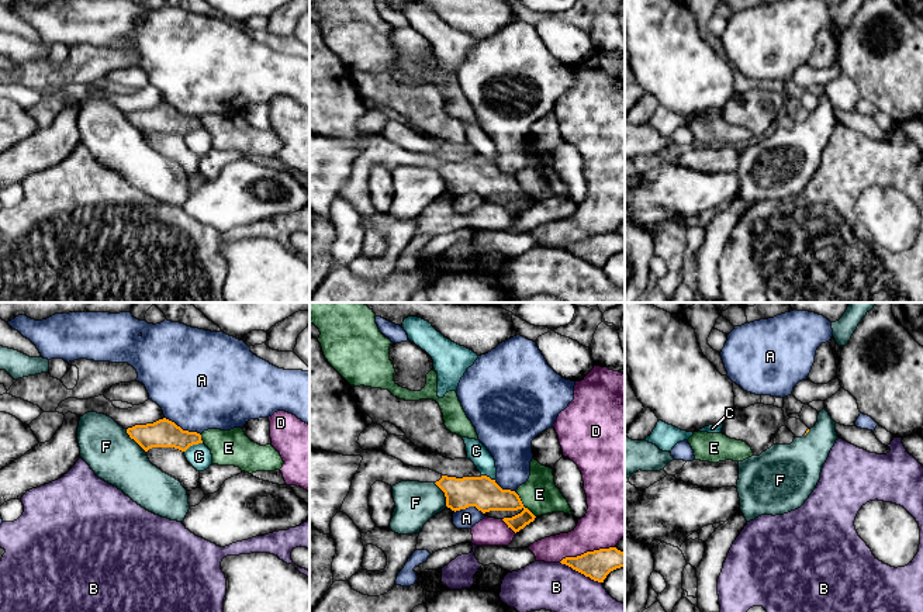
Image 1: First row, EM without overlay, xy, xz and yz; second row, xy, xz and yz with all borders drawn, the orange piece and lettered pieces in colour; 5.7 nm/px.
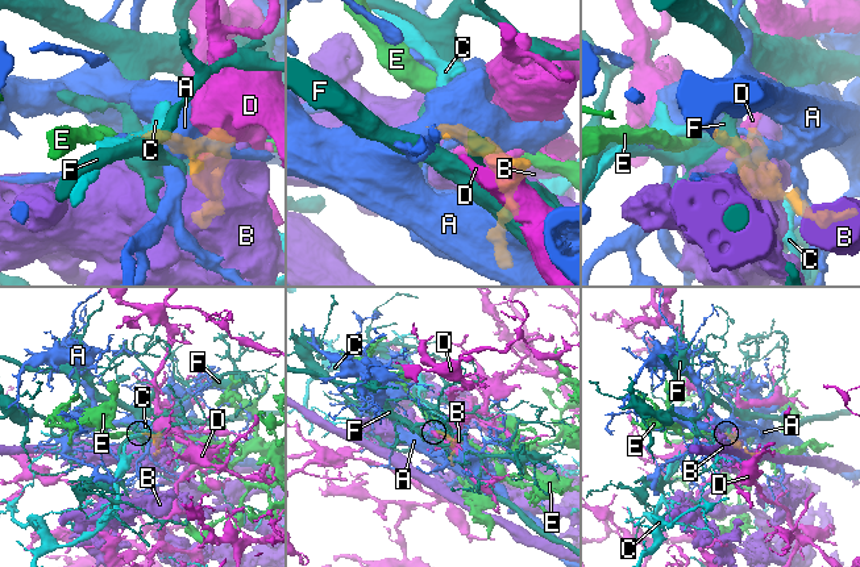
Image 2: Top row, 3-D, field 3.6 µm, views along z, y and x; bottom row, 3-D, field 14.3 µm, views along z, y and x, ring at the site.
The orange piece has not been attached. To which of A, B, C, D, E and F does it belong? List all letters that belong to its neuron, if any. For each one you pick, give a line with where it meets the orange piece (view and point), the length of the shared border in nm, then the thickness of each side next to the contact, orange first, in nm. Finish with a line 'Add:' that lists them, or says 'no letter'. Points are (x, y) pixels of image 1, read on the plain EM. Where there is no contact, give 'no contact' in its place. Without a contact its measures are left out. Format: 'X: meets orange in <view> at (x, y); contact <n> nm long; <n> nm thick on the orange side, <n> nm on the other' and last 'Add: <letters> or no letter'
Add: no letter

